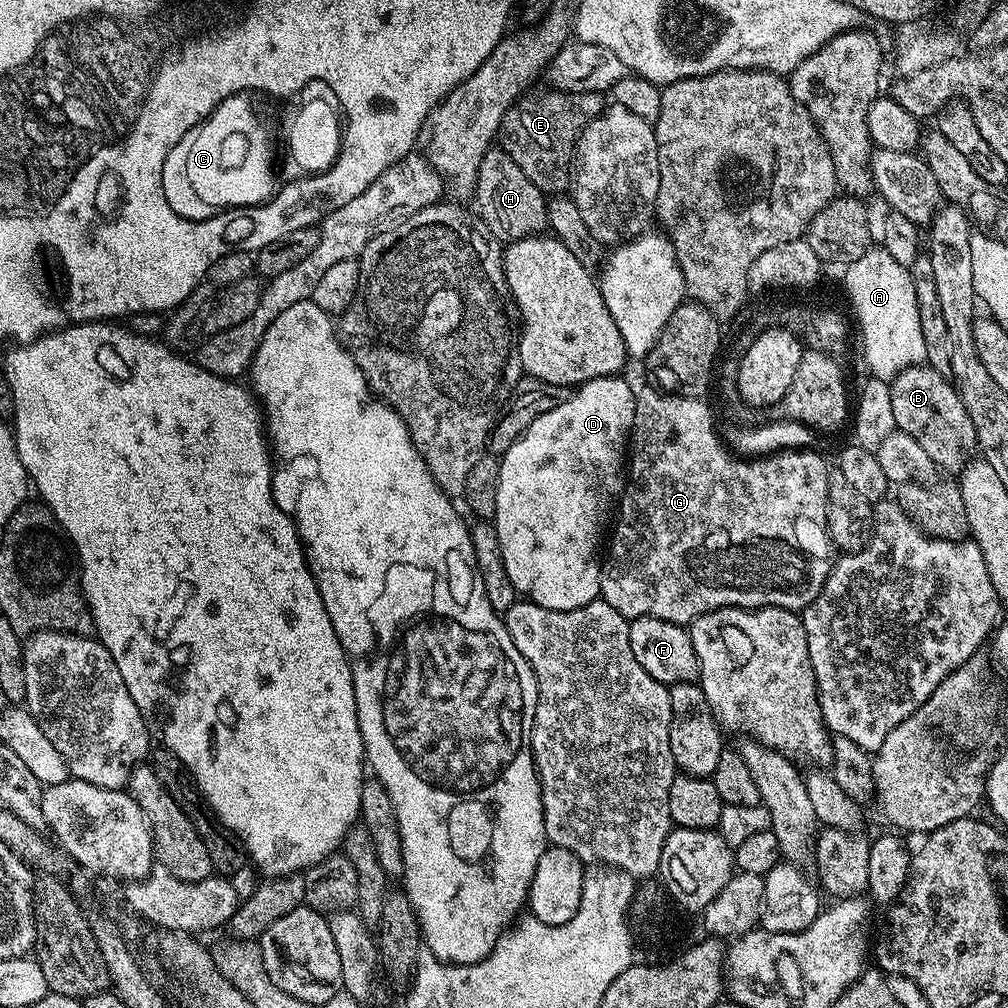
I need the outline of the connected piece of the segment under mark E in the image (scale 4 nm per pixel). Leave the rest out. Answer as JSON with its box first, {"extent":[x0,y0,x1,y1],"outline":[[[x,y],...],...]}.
{"extent":[498,90,606,194],"outline":[[[548,90],[545,96],[525,95],[516,101],[512,107],[506,110],[506,114],[500,123],[498,133],[499,147],[517,166],[538,186],[540,191],[545,194],[556,194],[561,191],[560,188],[569,183],[570,180],[570,161],[574,156],[574,145],[583,131],[585,125],[589,124],[596,116],[600,115],[606,107],[606,100],[599,92],[558,92]]]}

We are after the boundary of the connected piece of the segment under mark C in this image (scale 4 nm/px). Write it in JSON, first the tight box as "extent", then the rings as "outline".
{"extent":[162,94,277,222],"outline":[[[237,94],[227,96],[213,112],[207,116],[198,126],[191,128],[185,136],[170,150],[170,154],[166,154],[166,162],[162,166],[162,190],[165,194],[173,194],[172,192],[180,192],[180,208],[178,204],[178,215],[180,219],[189,222],[208,222],[213,219],[212,216],[216,212],[216,208],[240,208],[236,210],[247,210],[263,205],[271,200],[277,191],[276,172],[272,167],[276,164],[276,140],[272,137],[272,132],[268,129],[268,124],[262,117],[256,113],[256,108],[252,105],[253,97],[248,94]]]}

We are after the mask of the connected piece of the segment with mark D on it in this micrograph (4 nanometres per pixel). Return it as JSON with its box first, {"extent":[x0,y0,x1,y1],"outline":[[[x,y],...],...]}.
{"extent":[494,376,636,610],"outline":[[[603,376],[588,380],[579,385],[569,395],[562,406],[554,406],[546,414],[534,418],[527,430],[519,436],[500,457],[500,473],[498,474],[498,498],[496,499],[496,514],[494,523],[498,534],[498,546],[502,550],[502,566],[506,566],[506,578],[516,593],[523,599],[531,600],[533,604],[542,606],[546,610],[578,610],[589,604],[600,595],[600,565],[602,563],[602,544],[600,535],[604,532],[604,523],[608,520],[608,511],[613,511],[618,497],[623,493],[626,483],[626,445],[632,435],[632,423],[636,413],[636,392],[634,388],[622,379],[622,376]]]}

